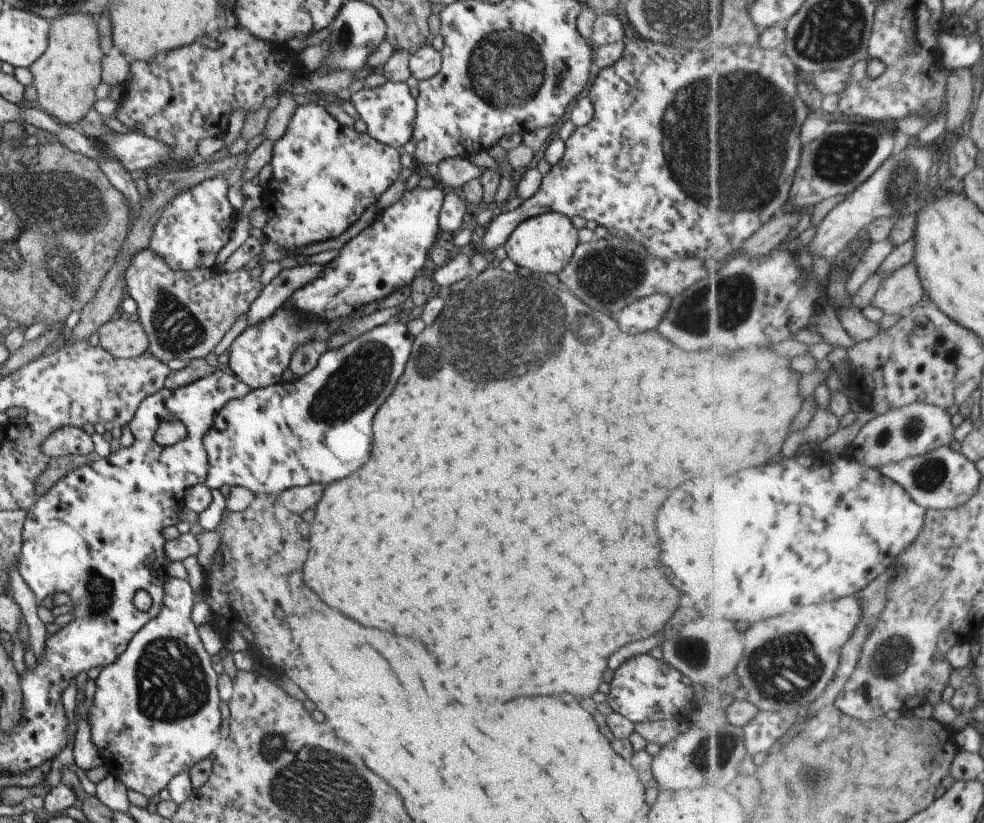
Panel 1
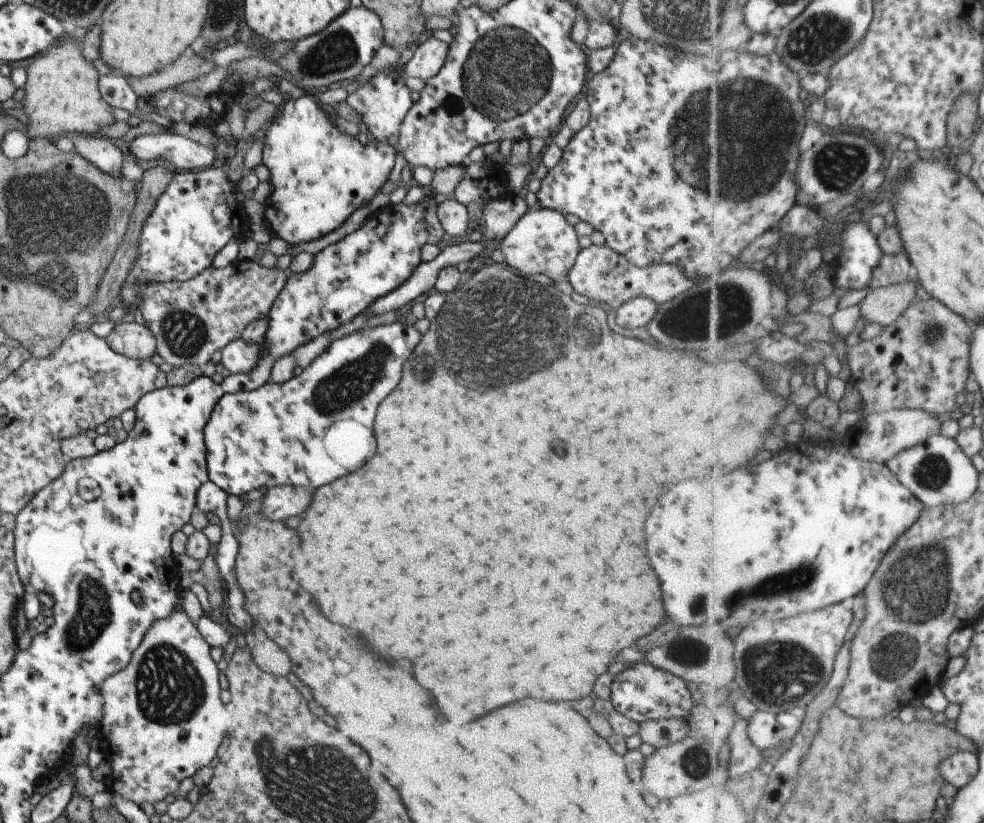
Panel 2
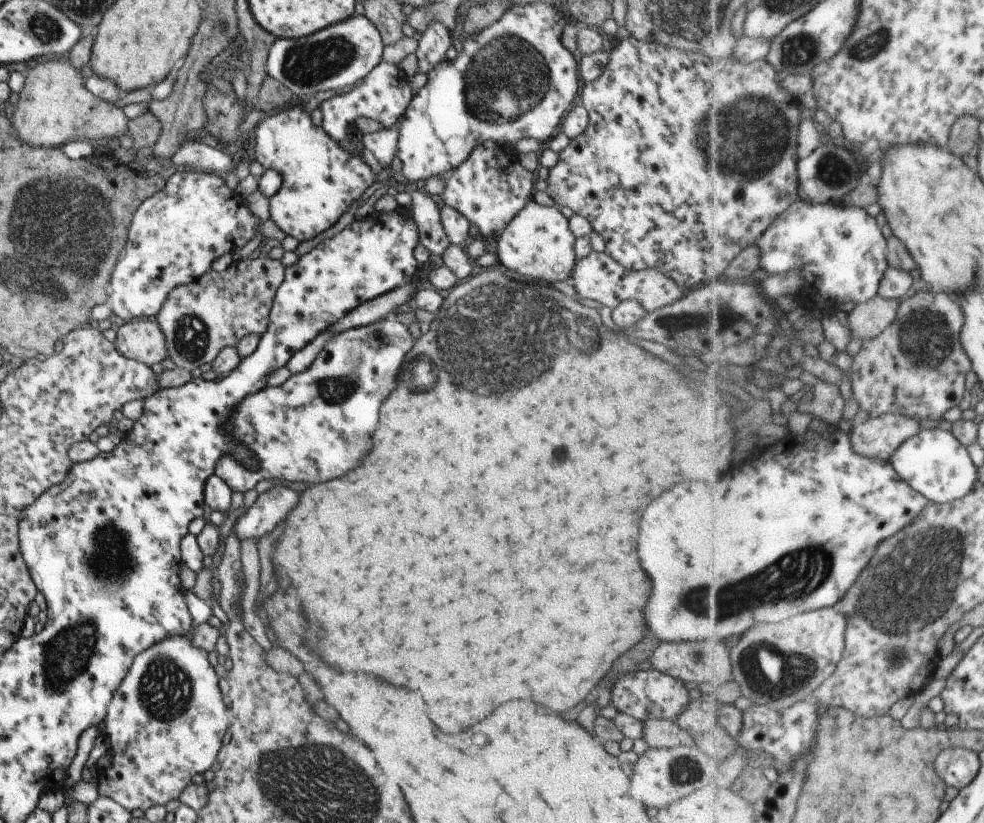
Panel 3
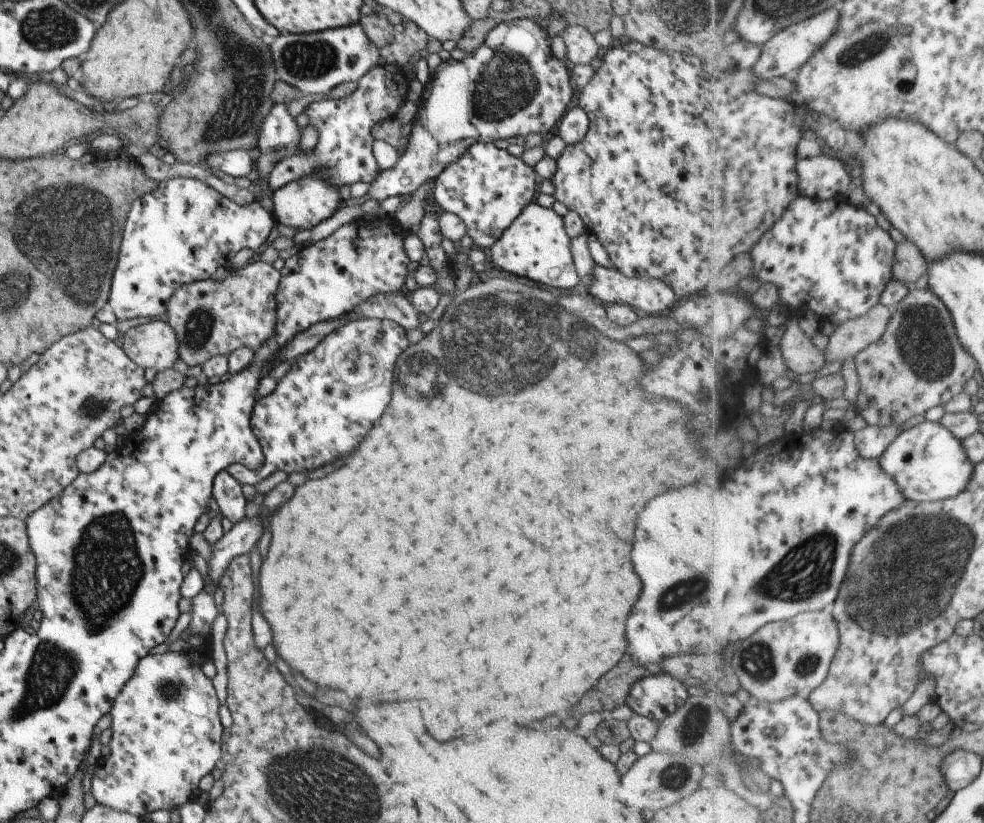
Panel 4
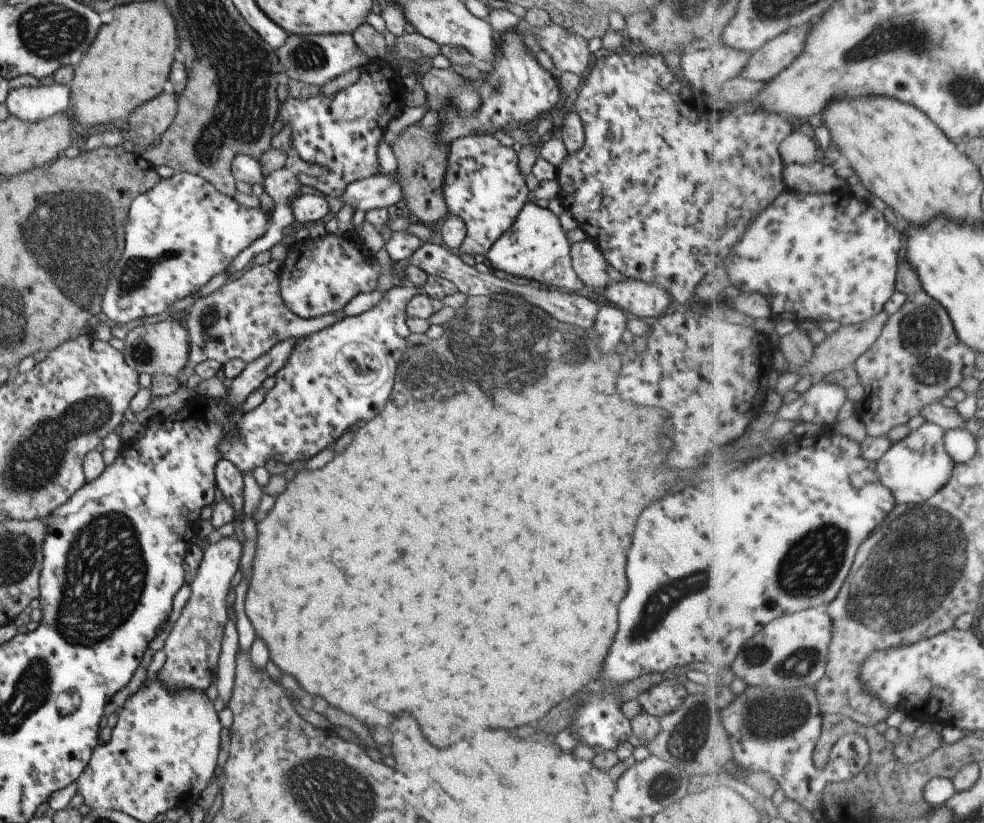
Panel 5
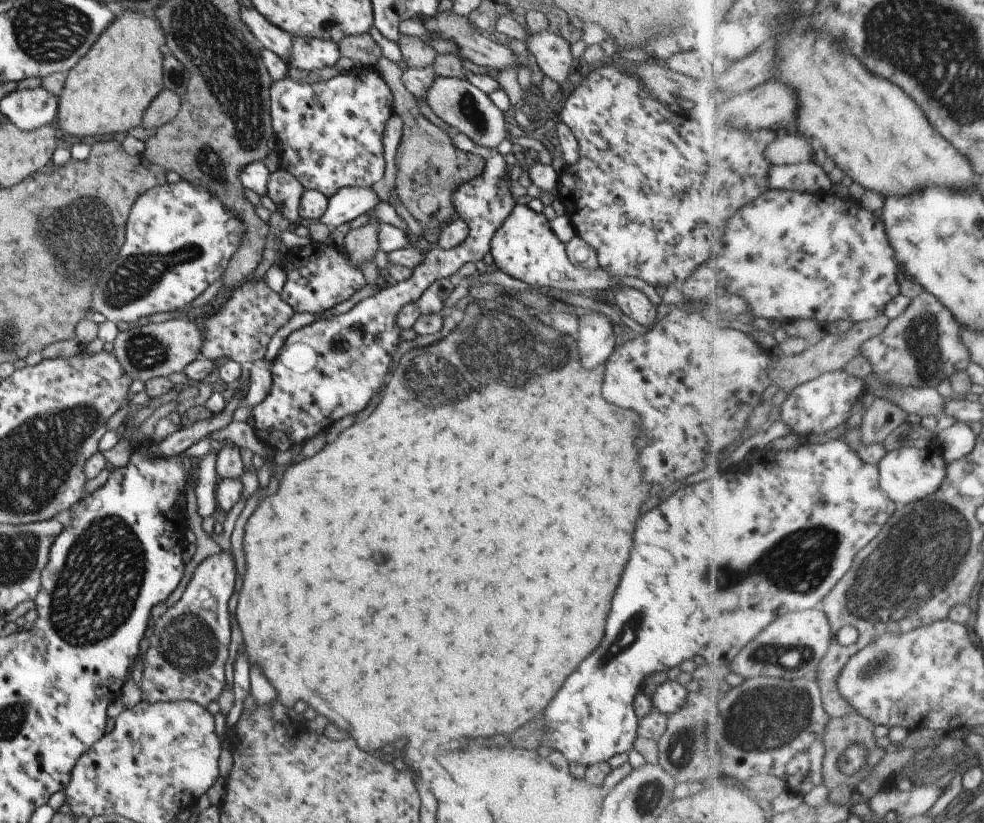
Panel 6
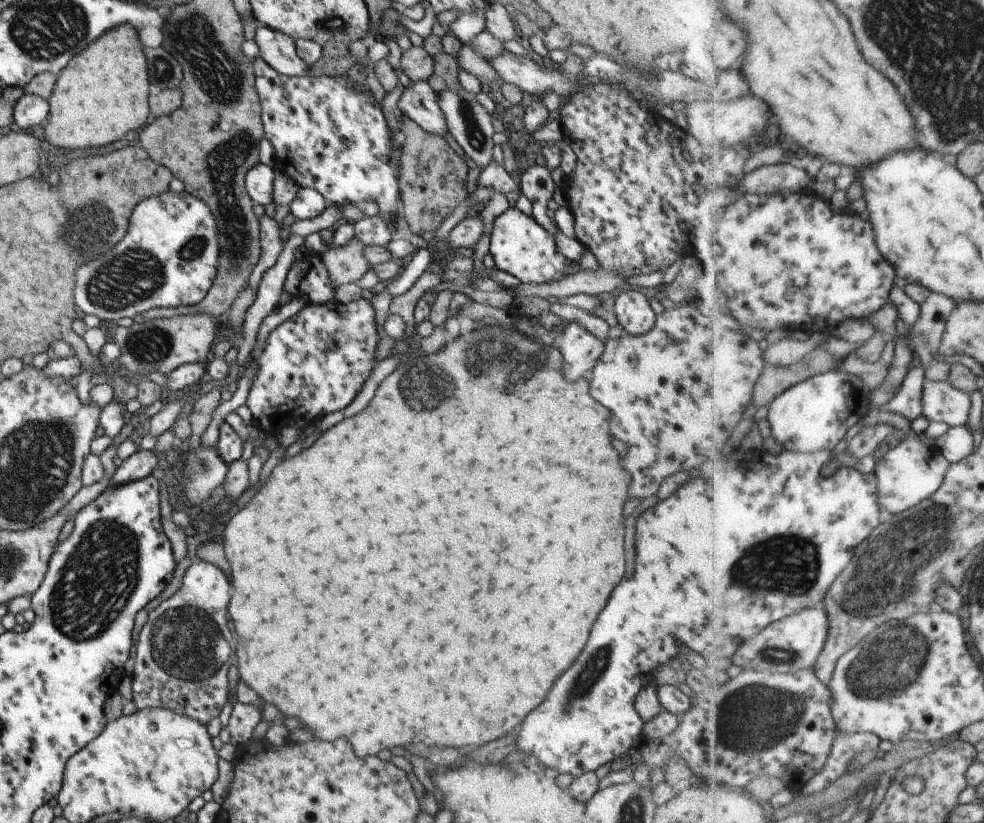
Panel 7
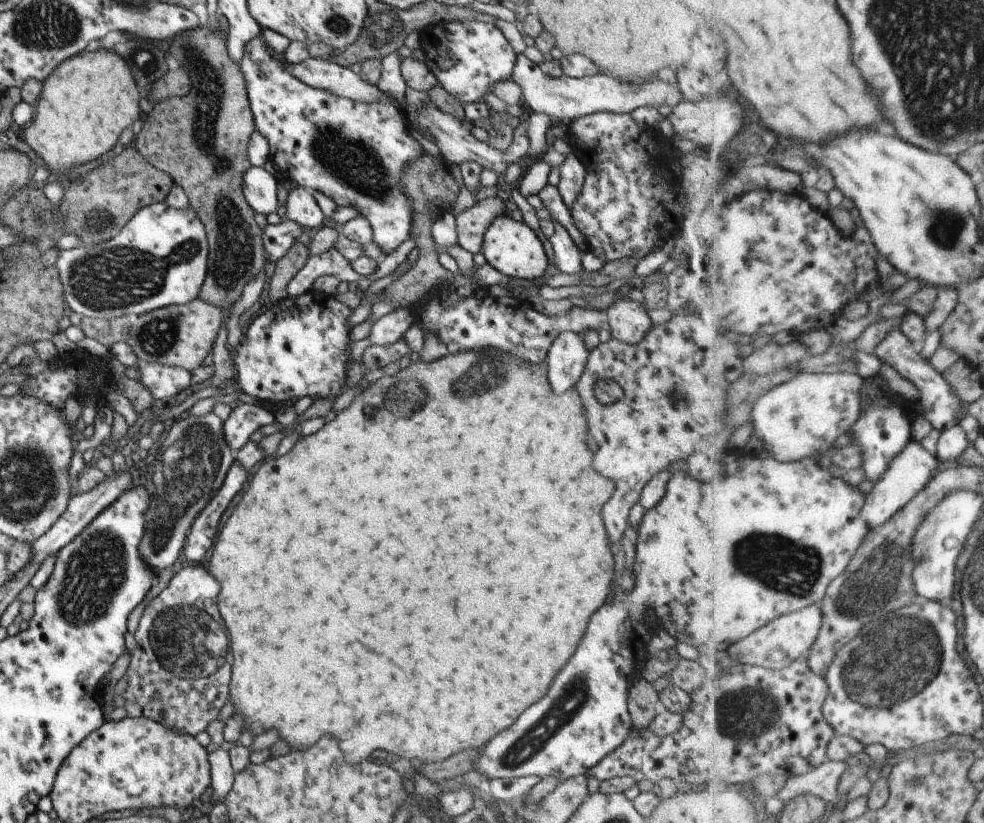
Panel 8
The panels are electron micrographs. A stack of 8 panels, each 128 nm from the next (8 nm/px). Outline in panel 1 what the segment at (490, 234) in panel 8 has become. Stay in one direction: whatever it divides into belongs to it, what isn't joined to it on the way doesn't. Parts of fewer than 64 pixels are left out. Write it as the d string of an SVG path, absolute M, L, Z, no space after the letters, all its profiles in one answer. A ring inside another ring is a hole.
M545 210L543 214L526 218L511 231L503 244L506 257L532 274L557 274L571 258L578 243L578 231L562 214Z

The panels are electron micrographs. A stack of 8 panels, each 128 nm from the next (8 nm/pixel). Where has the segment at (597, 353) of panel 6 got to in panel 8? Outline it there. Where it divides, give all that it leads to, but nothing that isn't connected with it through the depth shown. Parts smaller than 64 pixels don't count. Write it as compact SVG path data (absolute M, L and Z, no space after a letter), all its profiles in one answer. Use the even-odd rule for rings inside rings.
M573 332L559 333L549 345L544 358L547 382L553 394L561 394L579 380L587 362L589 350L582 336Z

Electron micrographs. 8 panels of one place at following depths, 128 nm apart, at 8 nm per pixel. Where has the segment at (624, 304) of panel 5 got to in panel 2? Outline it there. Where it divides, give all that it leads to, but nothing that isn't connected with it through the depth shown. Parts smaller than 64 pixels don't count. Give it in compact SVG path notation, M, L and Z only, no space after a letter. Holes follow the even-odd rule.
M589 245L580 249L566 274L573 290L593 302L602 303L617 310L626 300L635 297L651 298L656 305L683 294L694 285L685 278L677 264L657 264L645 267L633 266L621 254L613 252L607 245Z

